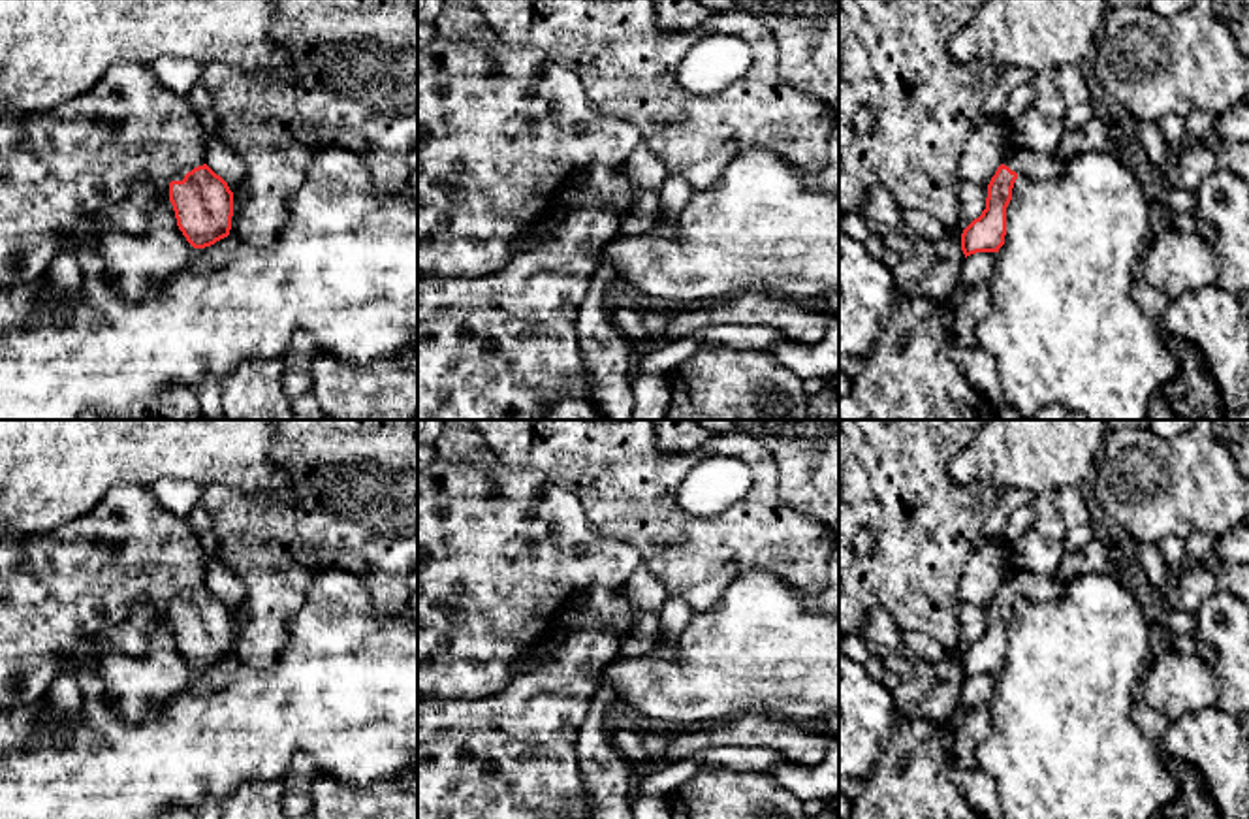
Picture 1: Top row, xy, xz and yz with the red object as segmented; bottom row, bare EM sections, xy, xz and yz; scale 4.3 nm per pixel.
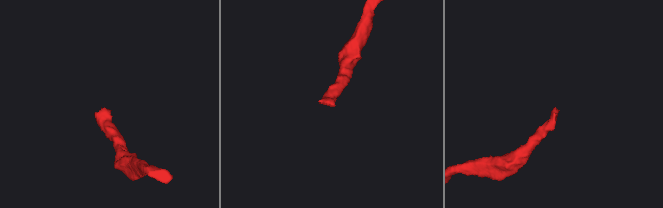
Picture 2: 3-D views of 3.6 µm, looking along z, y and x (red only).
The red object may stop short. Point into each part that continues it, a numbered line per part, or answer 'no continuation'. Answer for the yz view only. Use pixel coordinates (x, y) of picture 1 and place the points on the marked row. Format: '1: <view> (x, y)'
1: yz (1027, 162)

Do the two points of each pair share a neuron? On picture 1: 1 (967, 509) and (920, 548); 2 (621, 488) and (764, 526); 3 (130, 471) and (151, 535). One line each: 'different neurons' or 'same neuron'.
1: same neuron
2: same neuron
3: different neurons

